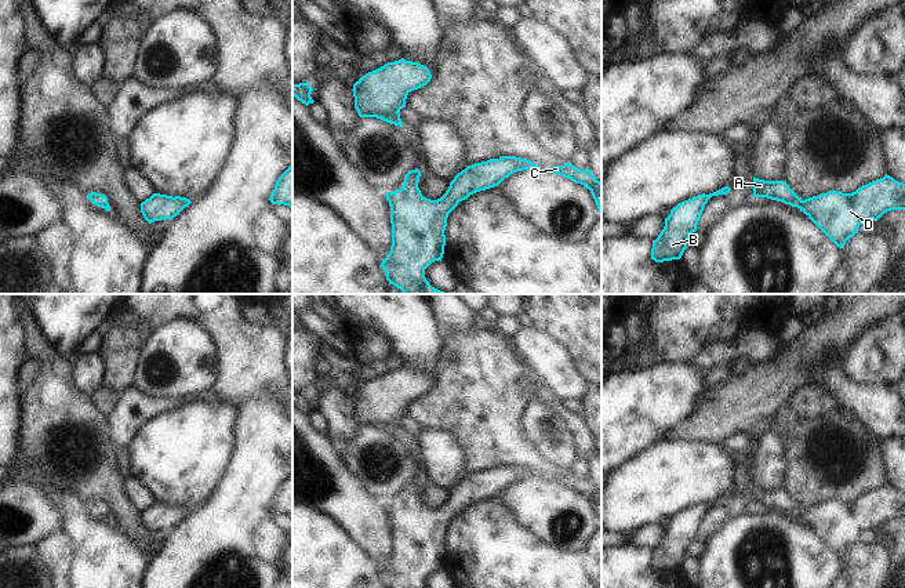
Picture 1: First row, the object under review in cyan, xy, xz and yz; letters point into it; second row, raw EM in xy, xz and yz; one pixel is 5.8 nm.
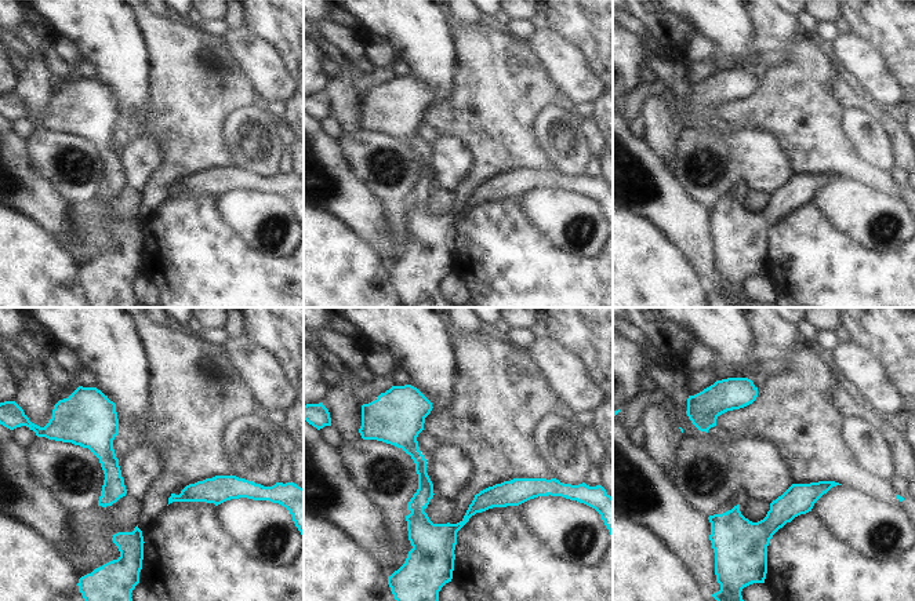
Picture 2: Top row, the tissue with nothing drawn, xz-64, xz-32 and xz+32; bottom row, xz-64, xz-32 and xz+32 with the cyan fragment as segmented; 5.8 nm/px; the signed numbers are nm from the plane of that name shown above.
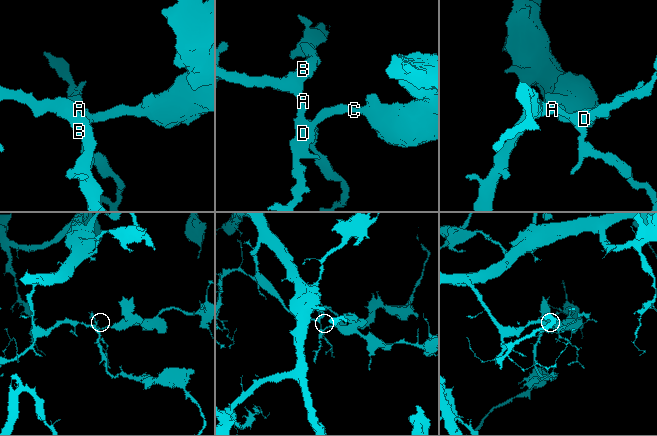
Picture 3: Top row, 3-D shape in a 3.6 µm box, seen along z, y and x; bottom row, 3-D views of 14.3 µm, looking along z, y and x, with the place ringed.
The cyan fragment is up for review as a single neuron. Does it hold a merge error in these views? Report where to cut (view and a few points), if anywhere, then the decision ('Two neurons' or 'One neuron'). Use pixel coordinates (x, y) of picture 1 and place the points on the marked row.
No split. One neuron.

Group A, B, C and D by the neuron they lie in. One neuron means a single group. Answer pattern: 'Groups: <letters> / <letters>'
Groups: A B C D.

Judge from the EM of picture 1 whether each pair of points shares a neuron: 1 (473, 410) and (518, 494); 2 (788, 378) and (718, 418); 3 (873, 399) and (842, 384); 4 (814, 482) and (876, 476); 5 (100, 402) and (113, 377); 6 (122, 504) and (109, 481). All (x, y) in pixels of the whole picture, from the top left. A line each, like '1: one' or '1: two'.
1: two
2: one
3: one
4: one
5: two
6: one

